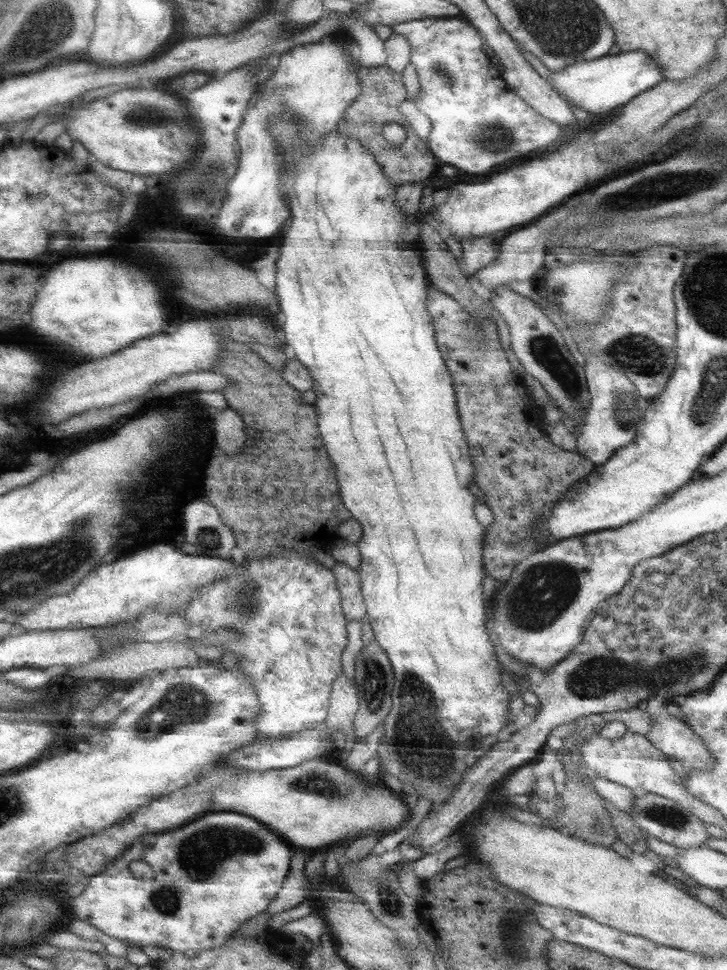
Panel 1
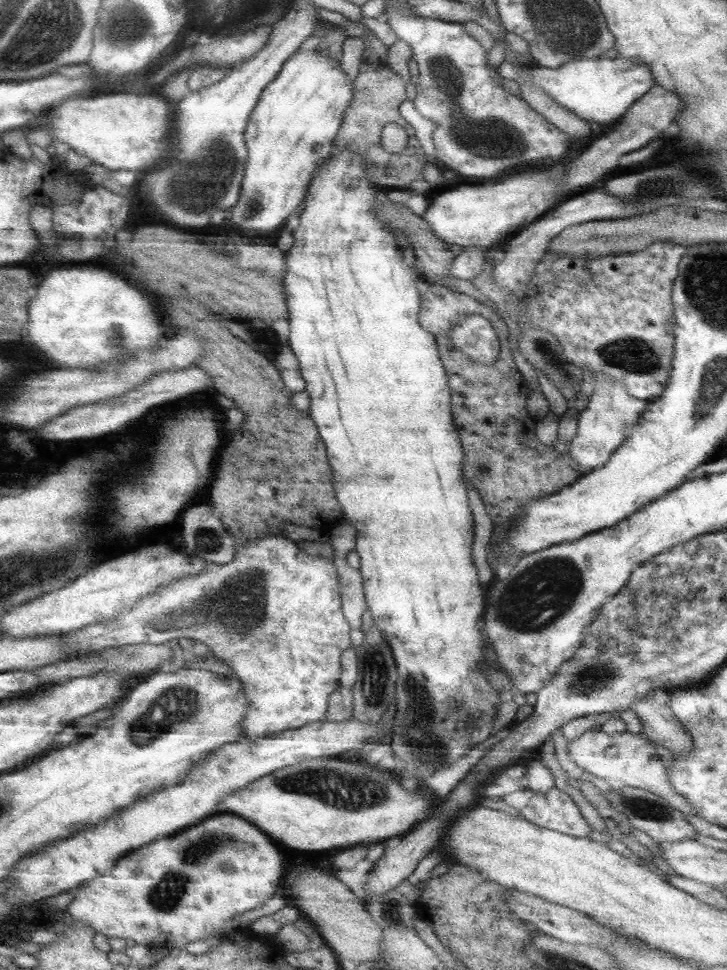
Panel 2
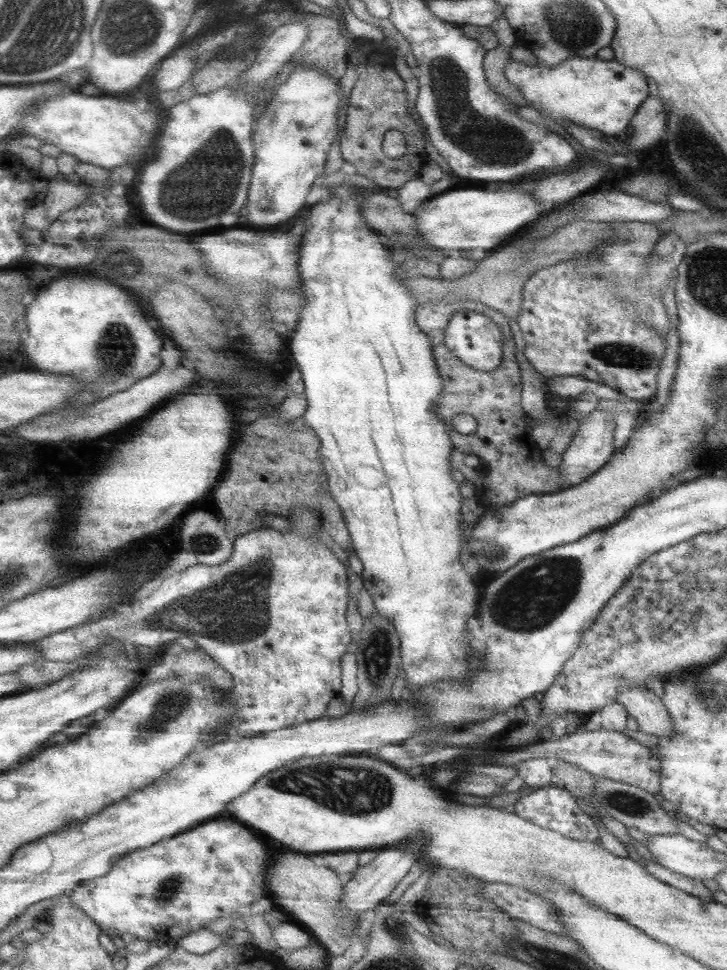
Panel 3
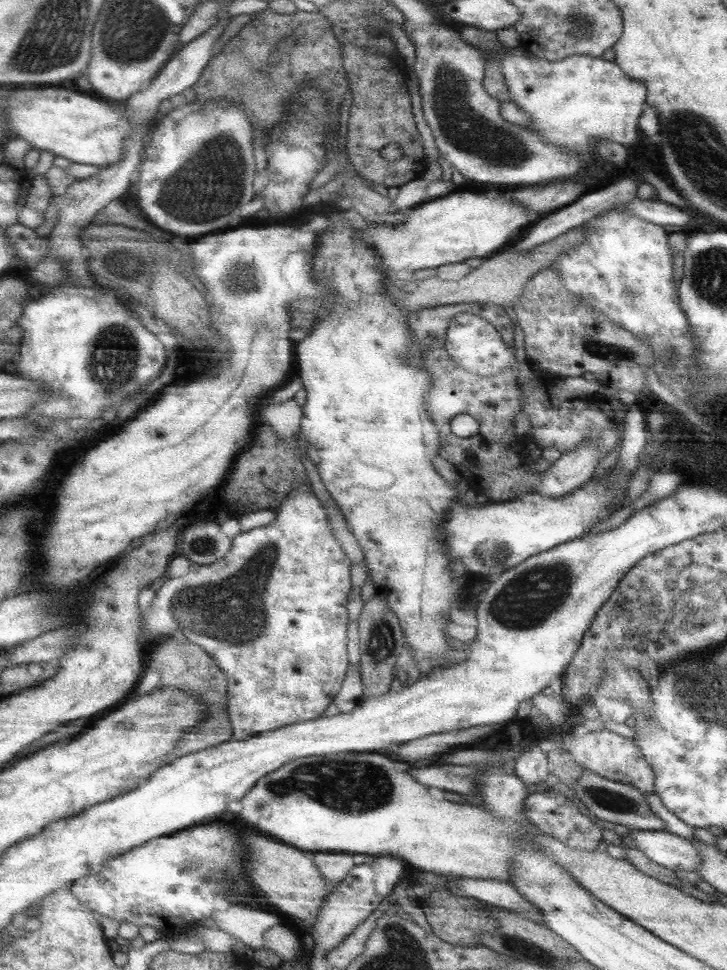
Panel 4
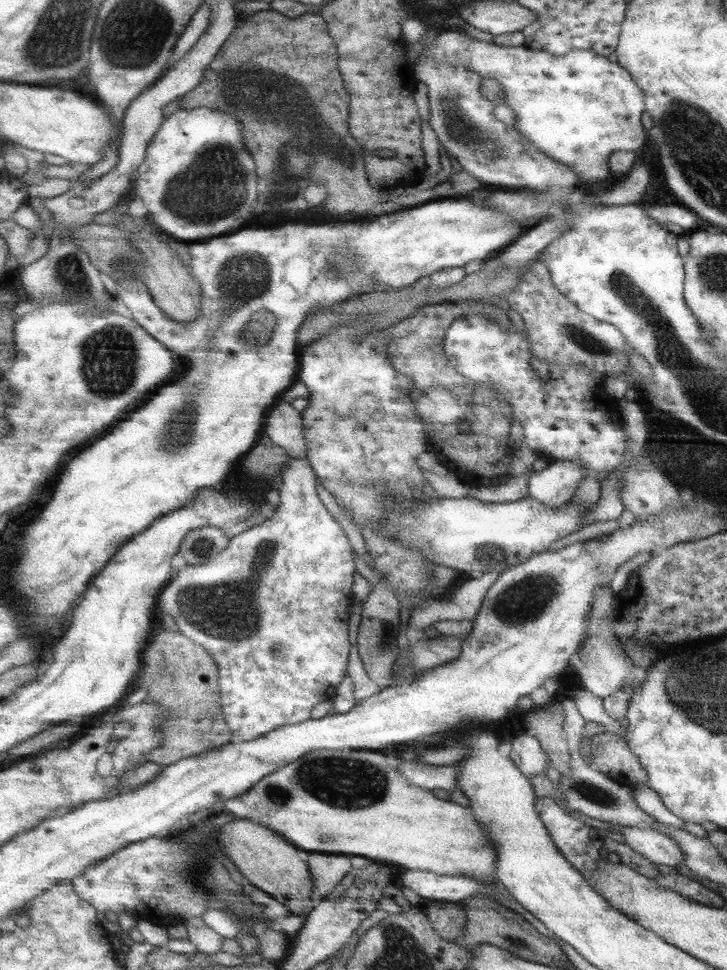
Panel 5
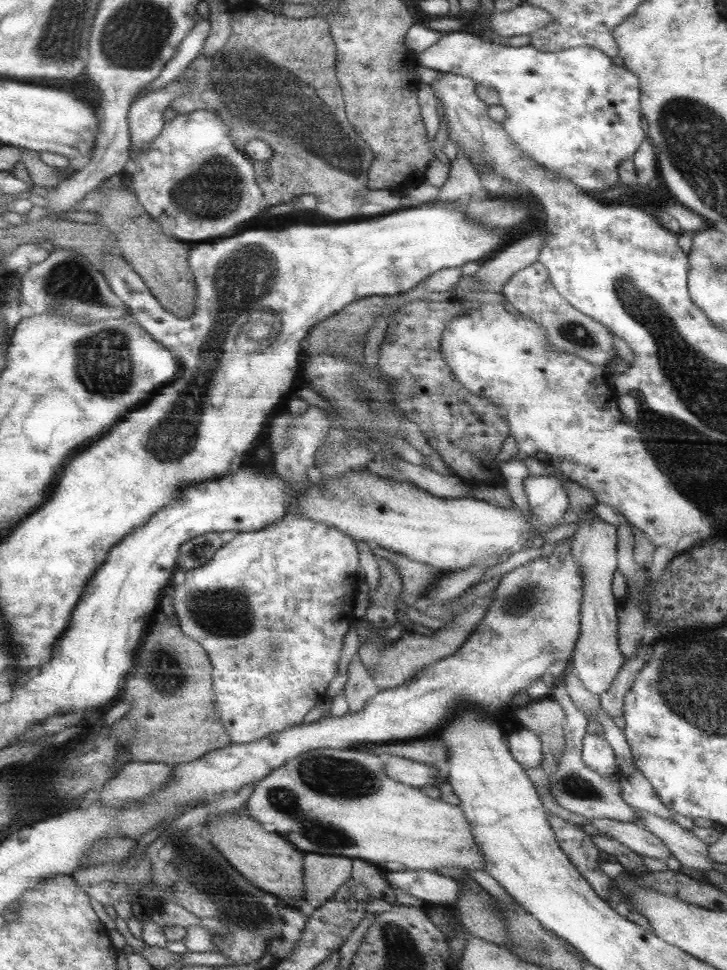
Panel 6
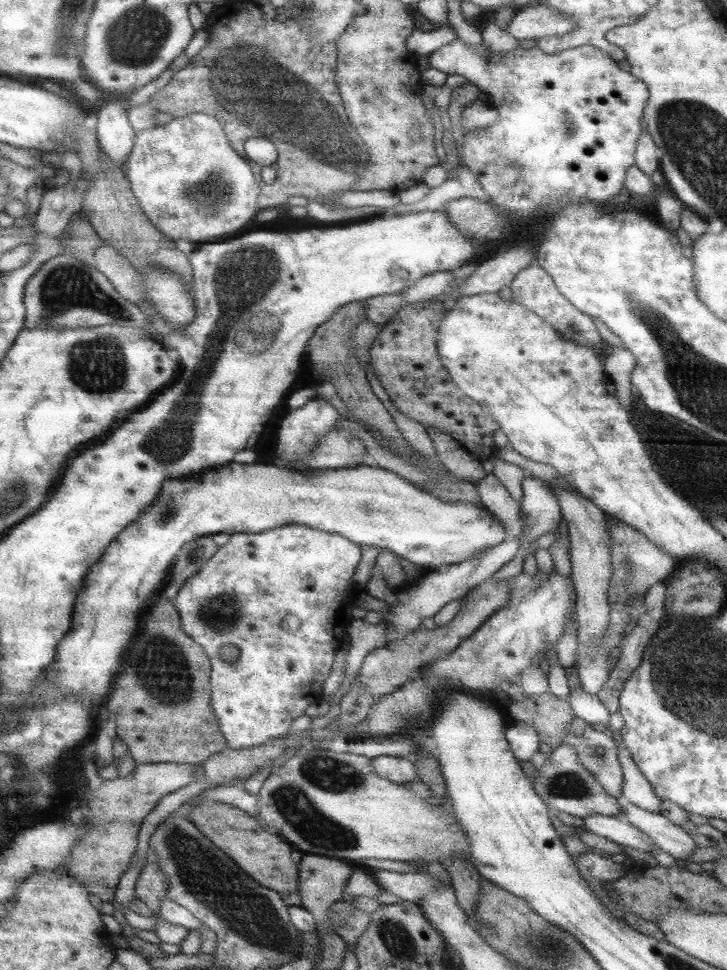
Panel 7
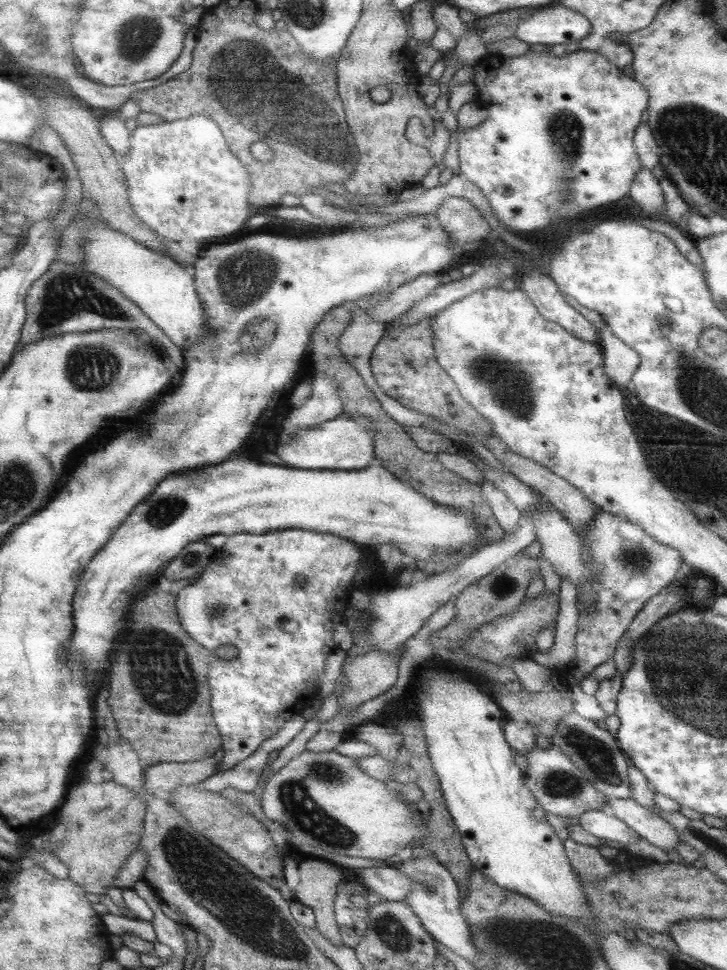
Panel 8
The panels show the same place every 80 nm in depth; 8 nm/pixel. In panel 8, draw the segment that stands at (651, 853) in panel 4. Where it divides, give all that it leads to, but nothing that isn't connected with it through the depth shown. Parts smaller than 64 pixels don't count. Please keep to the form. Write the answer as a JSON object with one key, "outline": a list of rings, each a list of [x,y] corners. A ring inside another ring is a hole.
{"outline":[[[589,810],[578,816],[581,828],[603,840],[631,844],[640,836],[622,820],[608,811]]]}

